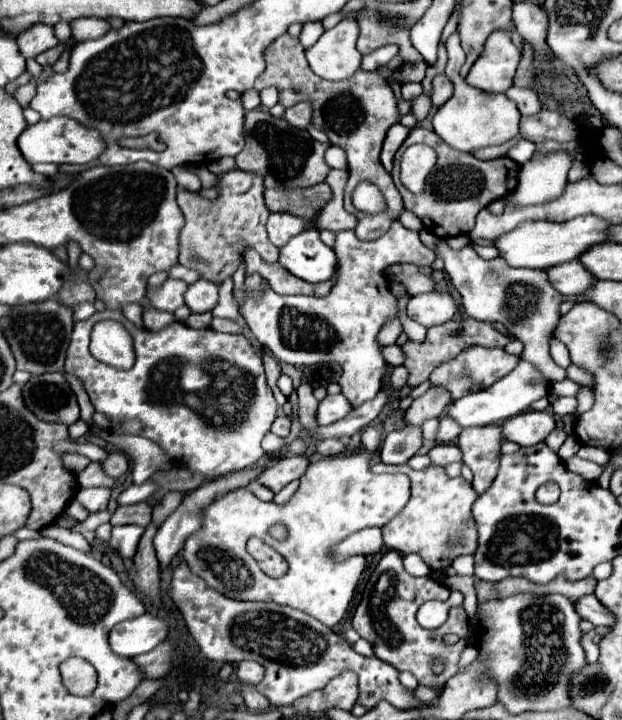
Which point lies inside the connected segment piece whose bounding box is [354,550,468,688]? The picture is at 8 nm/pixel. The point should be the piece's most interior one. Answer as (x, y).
(390, 626)

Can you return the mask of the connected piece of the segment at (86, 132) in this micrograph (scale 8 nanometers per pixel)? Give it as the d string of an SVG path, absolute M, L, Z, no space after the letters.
M58 116L50 120L40 120L38 124L28 126L18 138L18 148L30 164L36 164L36 162L88 164L88 162L98 160L102 150L106 150L106 144L102 142L102 136L98 134L98 130L82 126L80 122L74 122L72 118Z

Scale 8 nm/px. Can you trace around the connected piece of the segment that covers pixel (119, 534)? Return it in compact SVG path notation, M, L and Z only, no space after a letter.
M116 526L112 528L112 536L108 546L124 560L132 560L136 554L136 546L144 534L142 526Z

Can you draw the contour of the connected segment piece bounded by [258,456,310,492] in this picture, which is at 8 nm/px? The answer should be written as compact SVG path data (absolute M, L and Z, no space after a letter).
M306 456L284 458L282 462L278 460L274 466L266 468L266 470L260 474L258 482L264 484L264 486L268 486L272 492L280 492L288 482L298 480L298 478L306 472L308 464L310 464L310 460L308 460Z

